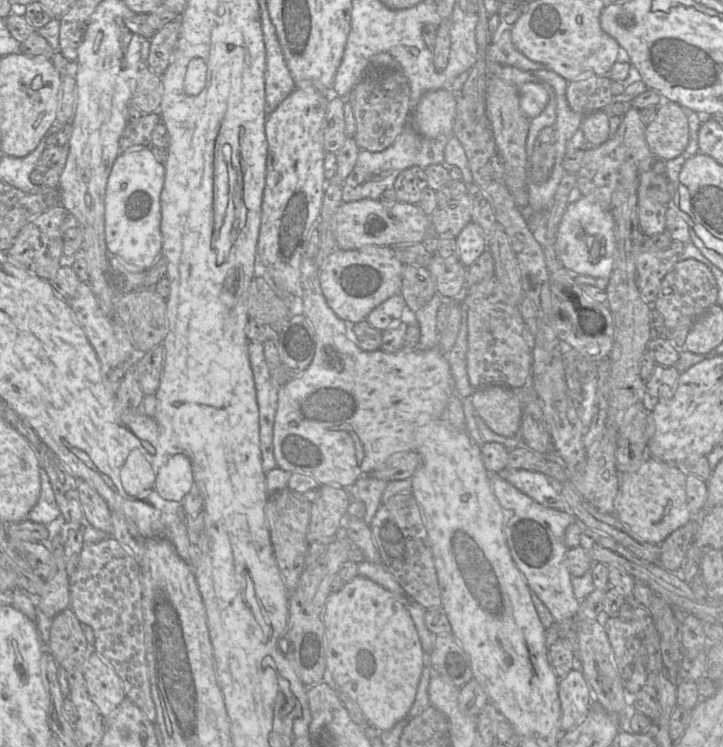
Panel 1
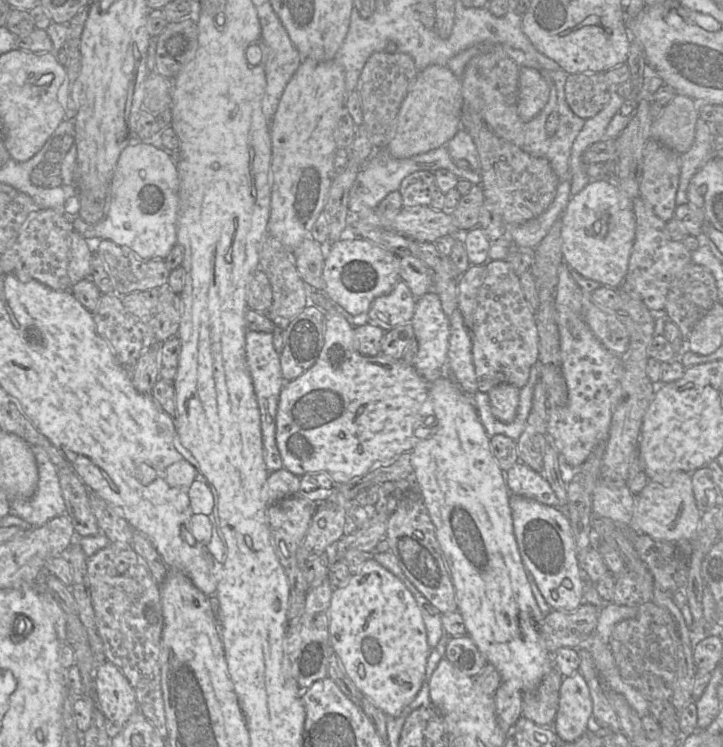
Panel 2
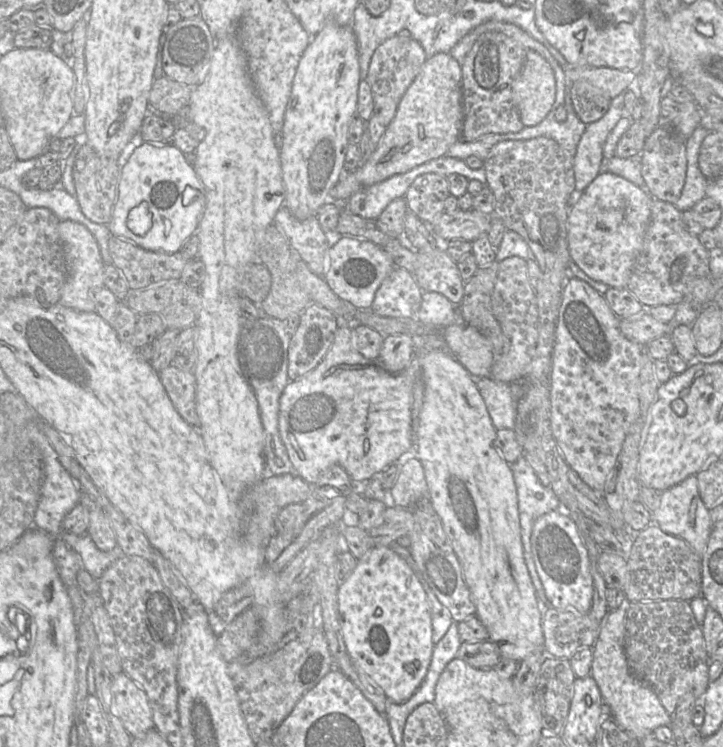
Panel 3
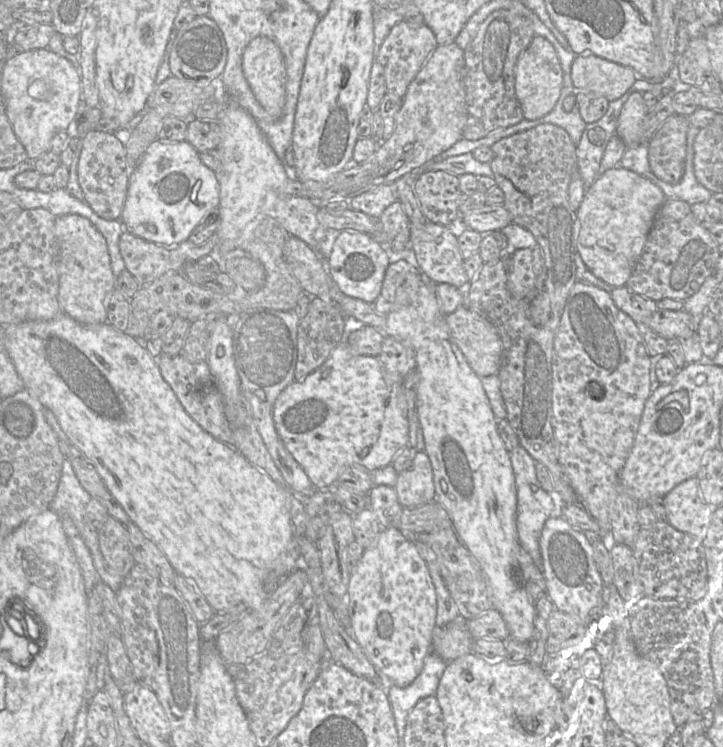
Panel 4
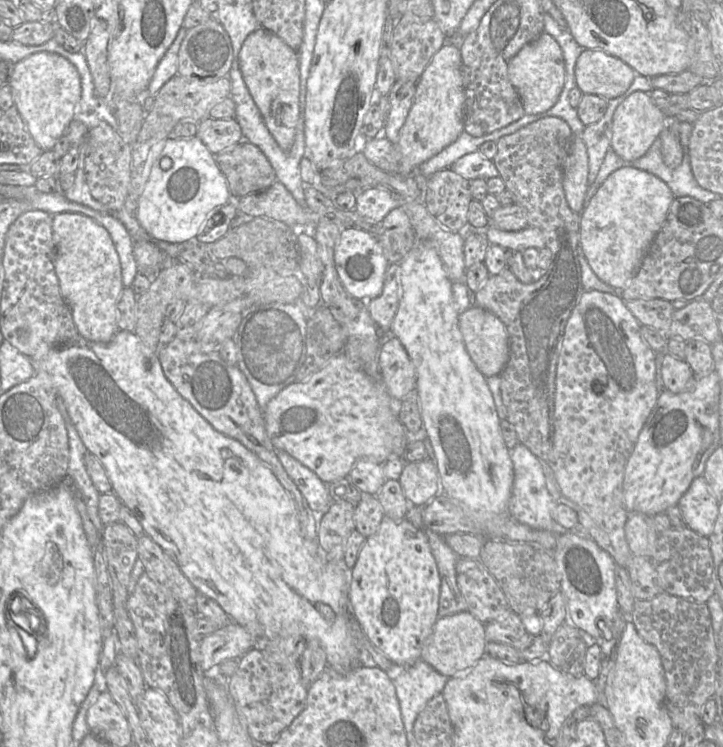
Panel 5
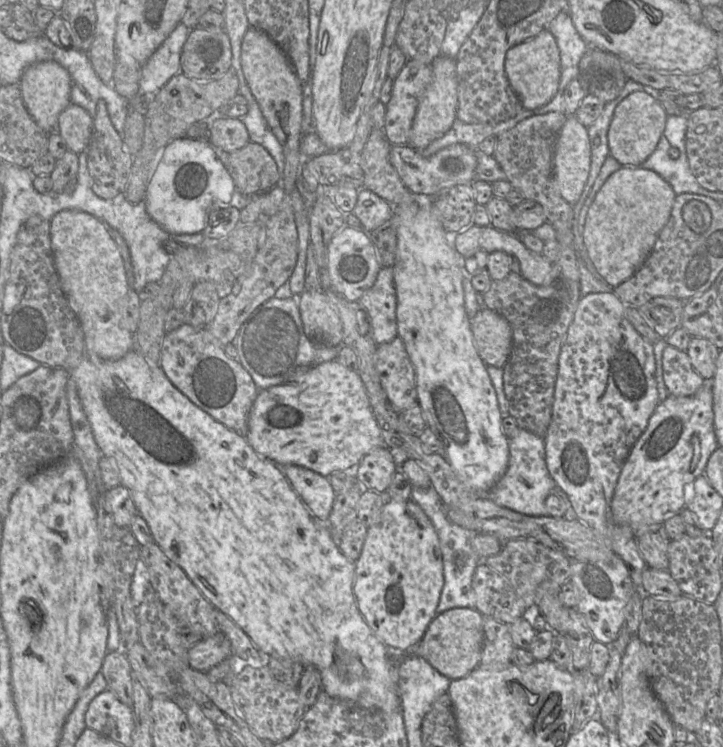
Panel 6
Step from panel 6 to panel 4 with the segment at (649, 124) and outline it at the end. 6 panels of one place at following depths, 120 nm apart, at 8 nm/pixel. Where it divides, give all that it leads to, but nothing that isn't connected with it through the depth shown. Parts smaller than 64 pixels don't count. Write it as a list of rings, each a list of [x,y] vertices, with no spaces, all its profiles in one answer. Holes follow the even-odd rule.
[[[639,92],[631,94],[623,105],[617,123],[616,134],[628,148],[642,143],[642,124],[647,113],[643,94]]]

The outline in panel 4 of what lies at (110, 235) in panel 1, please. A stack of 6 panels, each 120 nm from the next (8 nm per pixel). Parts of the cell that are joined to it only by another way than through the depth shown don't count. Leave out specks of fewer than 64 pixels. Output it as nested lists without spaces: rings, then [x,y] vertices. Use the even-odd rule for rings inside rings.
[[[157,138],[147,147],[139,164],[130,174],[126,200],[119,220],[122,222],[125,231],[132,233],[135,236],[138,236],[149,242],[153,242],[159,245],[167,245],[167,246],[177,245],[181,242],[188,240],[195,227],[202,221],[205,215],[211,209],[217,207],[218,204],[219,204],[219,183],[216,174],[213,170],[205,166],[201,162],[197,150],[186,140],[173,141],[173,140],[162,140]],[[162,159],[168,160],[167,167],[161,167],[160,162]]]

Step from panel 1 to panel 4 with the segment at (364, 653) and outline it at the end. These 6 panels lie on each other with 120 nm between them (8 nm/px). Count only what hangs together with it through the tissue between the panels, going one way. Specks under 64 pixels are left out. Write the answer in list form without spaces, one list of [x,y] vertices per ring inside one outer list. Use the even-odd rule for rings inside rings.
[[[383,527],[377,541],[365,549],[350,575],[349,615],[354,635],[375,669],[399,687],[409,686],[422,671],[425,657],[432,650],[436,628],[437,598],[428,567],[415,545],[395,527]]]

